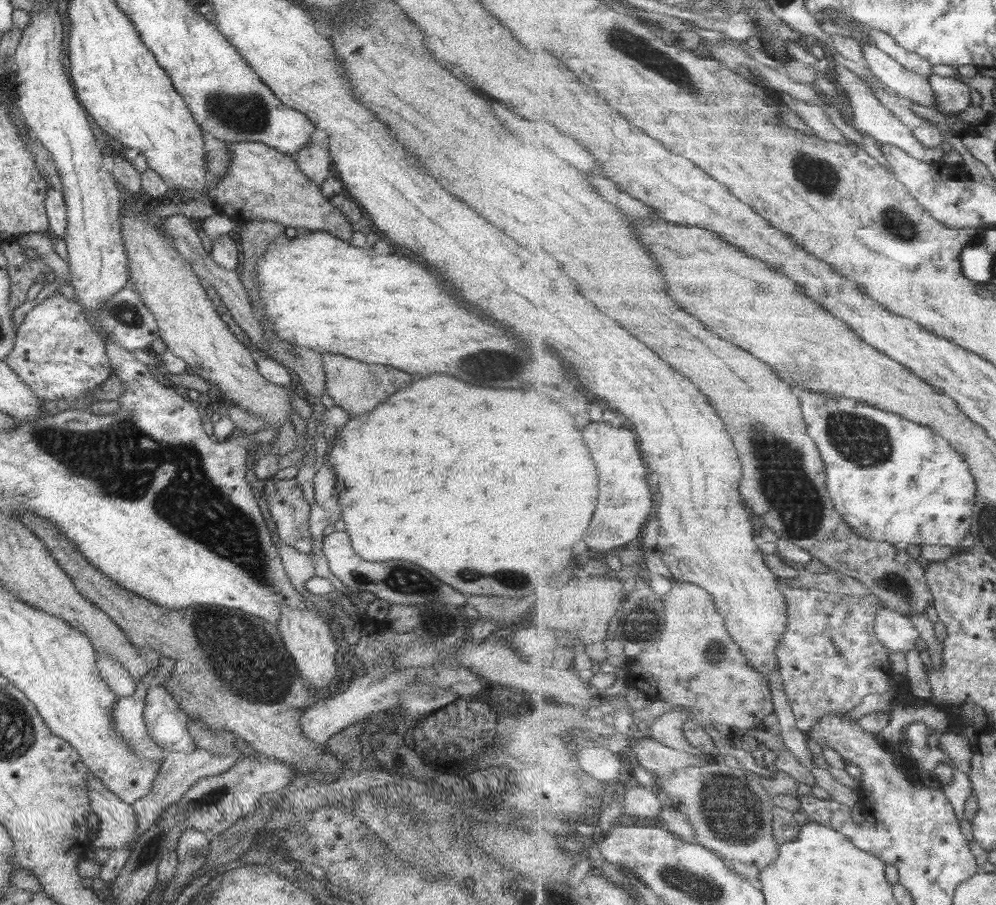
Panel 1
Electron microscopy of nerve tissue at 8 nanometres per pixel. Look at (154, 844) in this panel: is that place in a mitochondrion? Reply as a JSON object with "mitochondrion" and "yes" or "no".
{"mitochondrion":"yes"}

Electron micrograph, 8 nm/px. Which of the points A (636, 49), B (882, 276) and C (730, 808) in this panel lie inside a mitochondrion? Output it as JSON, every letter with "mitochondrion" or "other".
{"A":"mitochondrion","B":"other","C":"mitochondrion"}

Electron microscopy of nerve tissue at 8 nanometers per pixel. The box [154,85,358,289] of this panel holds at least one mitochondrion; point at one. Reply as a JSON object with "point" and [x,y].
{"point":[249,114]}

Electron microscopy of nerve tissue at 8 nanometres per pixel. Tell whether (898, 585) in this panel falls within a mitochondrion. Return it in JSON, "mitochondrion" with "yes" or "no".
{"mitochondrion":"yes"}

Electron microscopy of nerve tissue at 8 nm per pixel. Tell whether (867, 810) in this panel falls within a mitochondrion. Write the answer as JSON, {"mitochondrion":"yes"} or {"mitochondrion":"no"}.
{"mitochondrion":"no"}

